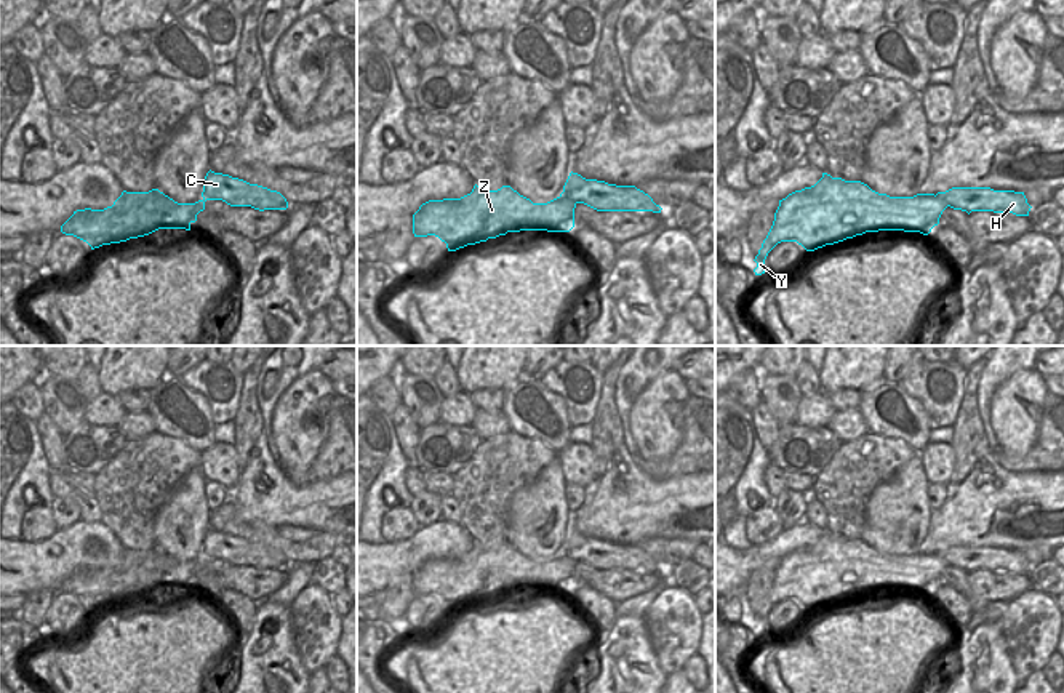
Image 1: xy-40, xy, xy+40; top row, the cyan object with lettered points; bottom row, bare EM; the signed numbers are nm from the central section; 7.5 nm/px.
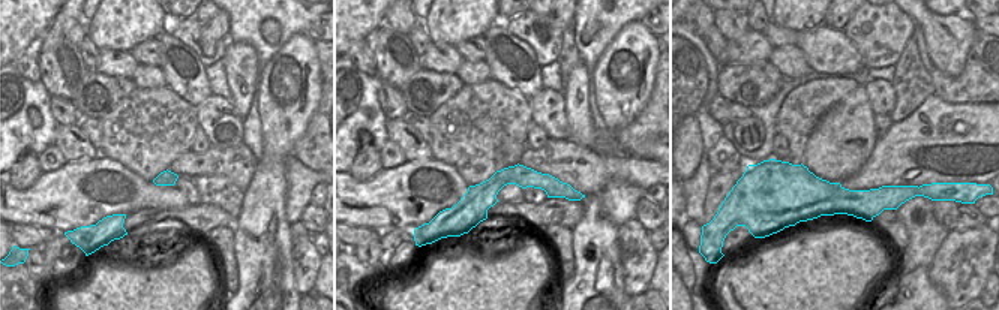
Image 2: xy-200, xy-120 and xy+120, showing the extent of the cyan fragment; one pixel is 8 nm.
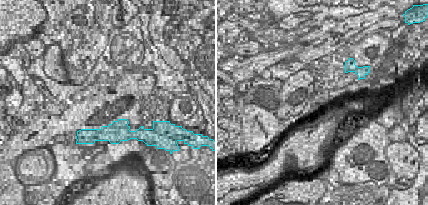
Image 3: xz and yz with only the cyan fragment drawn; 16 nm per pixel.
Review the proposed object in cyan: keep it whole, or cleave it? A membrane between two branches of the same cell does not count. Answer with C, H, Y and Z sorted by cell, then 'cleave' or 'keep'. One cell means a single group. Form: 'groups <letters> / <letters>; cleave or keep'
groups C H / Y Z; cleave

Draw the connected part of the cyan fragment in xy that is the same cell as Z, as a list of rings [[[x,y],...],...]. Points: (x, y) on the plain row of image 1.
[[[475,543],[461,557],[422,562],[413,573],[413,592],[435,594],[446,602],[448,610],[456,610],[507,591],[570,591],[574,586],[576,562],[562,554],[547,562],[533,562],[510,544],[485,549]]]

